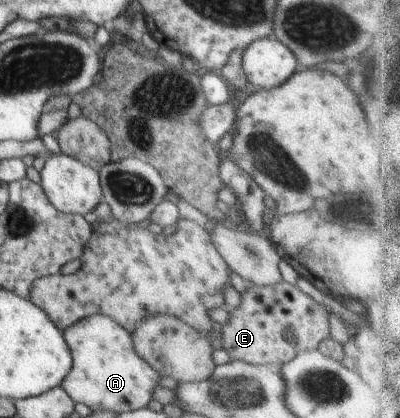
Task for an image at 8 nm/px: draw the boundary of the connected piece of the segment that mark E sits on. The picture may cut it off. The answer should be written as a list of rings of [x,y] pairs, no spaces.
[[[285,281],[272,286],[251,285],[241,296],[240,306],[230,309],[230,320],[223,325],[223,349],[232,360],[243,360],[250,364],[273,363],[283,366],[300,355],[302,351],[318,349],[320,344],[330,337],[329,310],[302,292],[297,285],[291,285]]]

